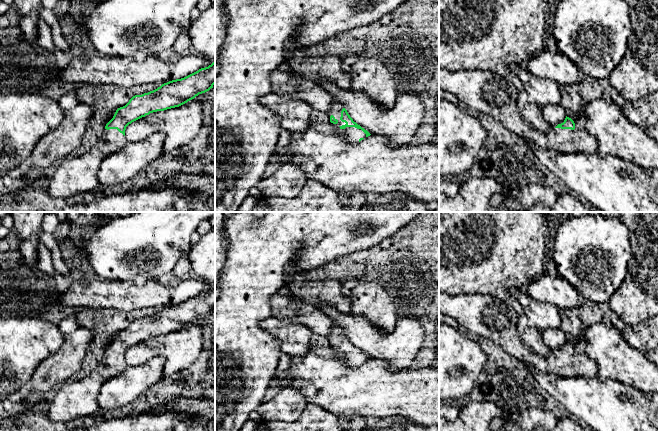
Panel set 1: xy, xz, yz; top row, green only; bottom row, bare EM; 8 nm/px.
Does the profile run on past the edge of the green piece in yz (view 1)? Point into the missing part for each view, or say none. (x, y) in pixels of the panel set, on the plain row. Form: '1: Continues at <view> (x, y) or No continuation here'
1: Continues at yz (485, 316)

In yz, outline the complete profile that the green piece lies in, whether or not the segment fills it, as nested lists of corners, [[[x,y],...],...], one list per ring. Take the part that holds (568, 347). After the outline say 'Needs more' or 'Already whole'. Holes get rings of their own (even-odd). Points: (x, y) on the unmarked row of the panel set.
[[[439,291],[439,313],[453,318],[458,325],[474,334],[502,347],[511,357],[524,365],[534,367],[539,373],[554,374],[558,377],[597,377],[598,367],[587,356],[575,353],[574,345],[567,341],[552,356],[538,355],[518,336],[517,322],[519,315],[509,308],[504,300],[489,295],[463,294],[451,296]]]. Needs more

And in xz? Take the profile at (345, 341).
[[[339,326],[332,329],[331,334],[328,336],[330,346],[337,348],[341,355],[341,360],[347,366],[358,367],[371,358],[358,349],[348,338],[347,334]]]. Needs more

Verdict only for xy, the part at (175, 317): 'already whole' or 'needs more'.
needs more

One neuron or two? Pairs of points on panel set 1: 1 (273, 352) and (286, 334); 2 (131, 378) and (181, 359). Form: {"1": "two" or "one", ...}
{"1": "two", "2": "two"}

